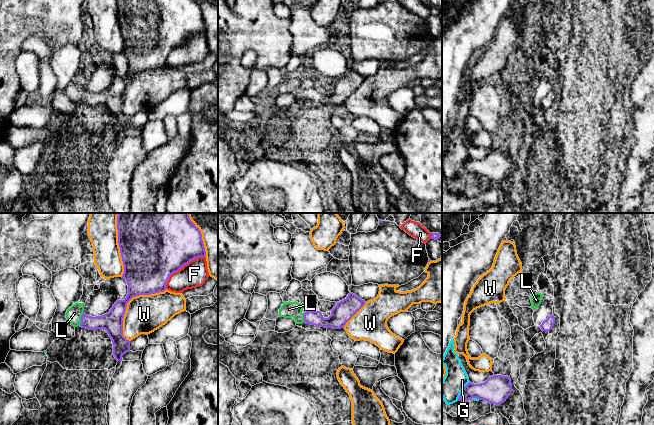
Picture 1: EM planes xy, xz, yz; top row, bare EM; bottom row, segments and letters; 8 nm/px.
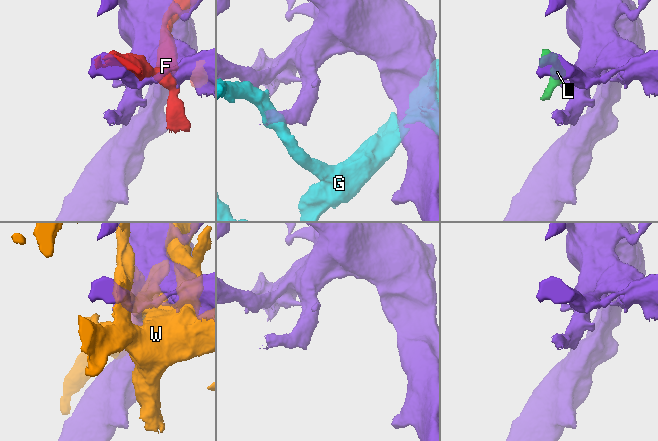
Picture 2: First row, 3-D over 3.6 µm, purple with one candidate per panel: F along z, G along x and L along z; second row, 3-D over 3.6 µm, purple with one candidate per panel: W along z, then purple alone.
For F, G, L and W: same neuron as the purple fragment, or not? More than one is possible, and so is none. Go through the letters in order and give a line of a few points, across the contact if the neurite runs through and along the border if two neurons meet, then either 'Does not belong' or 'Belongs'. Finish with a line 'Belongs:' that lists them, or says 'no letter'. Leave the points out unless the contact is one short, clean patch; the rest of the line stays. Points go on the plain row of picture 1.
F: Does not belong
G: Does not belong
L: Line: xy (112, 98), (87, 98), (81, 95), (74, 89). Belongs
W: Does not belong
Belongs: L

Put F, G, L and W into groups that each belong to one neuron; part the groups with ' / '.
F / G / L / W

